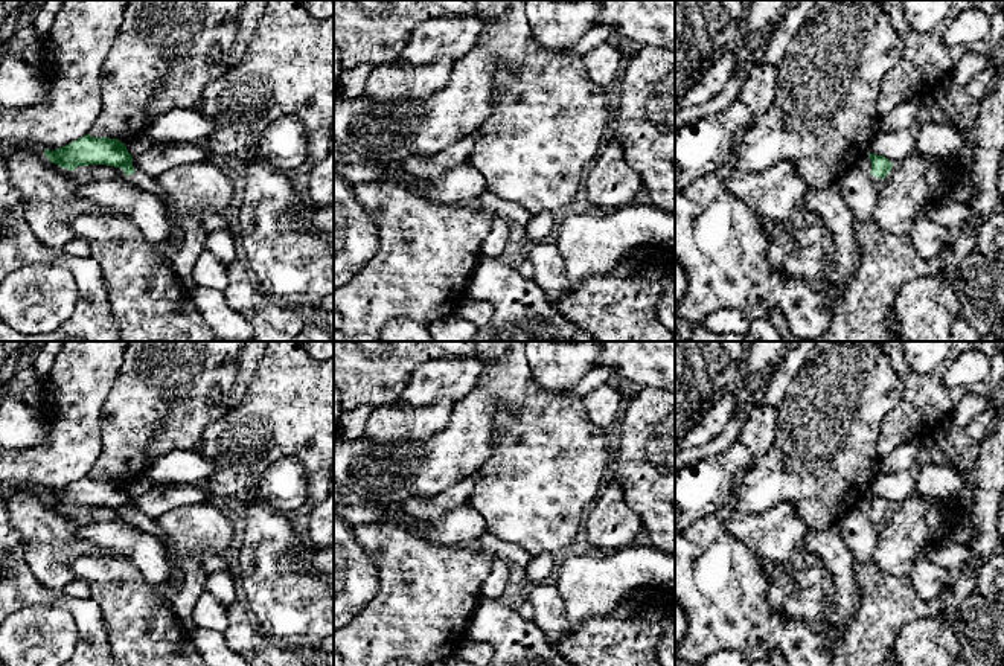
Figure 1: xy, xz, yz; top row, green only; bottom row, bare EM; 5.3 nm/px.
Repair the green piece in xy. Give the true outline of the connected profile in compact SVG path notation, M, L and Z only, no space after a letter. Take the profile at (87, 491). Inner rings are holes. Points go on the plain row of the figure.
M90 475L62 488L55 492L44 491L46 498L69 512L78 508L107 506L120 509L125 517L139 526L143 532L151 533L165 541L163 532L157 520L133 509L133 497L128 494L125 485L110 479L91 479Z

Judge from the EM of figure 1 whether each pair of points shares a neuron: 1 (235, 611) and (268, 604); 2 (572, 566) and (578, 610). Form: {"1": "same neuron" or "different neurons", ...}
{"1": "different neurons", "2": "same neuron"}

